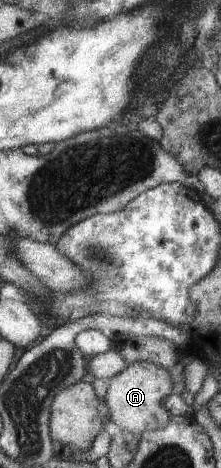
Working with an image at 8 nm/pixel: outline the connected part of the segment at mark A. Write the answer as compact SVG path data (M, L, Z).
M145 360L132 361L115 376L108 379L105 402L112 412L113 429L121 429L137 435L164 427L169 412L163 408L163 398L171 394L171 380L167 369Z

